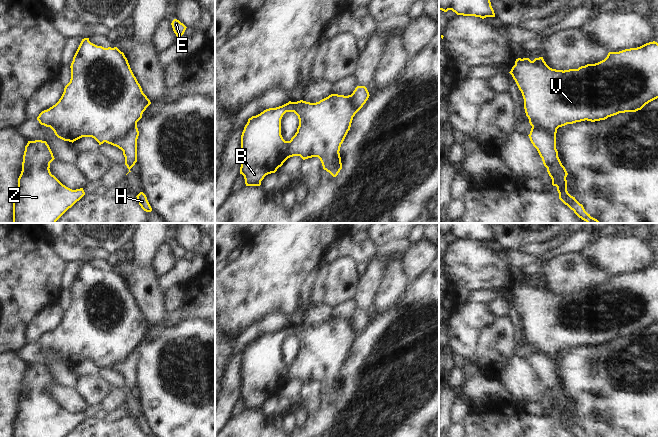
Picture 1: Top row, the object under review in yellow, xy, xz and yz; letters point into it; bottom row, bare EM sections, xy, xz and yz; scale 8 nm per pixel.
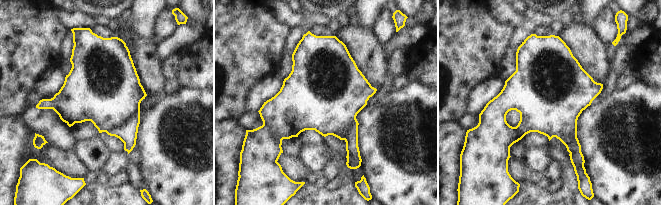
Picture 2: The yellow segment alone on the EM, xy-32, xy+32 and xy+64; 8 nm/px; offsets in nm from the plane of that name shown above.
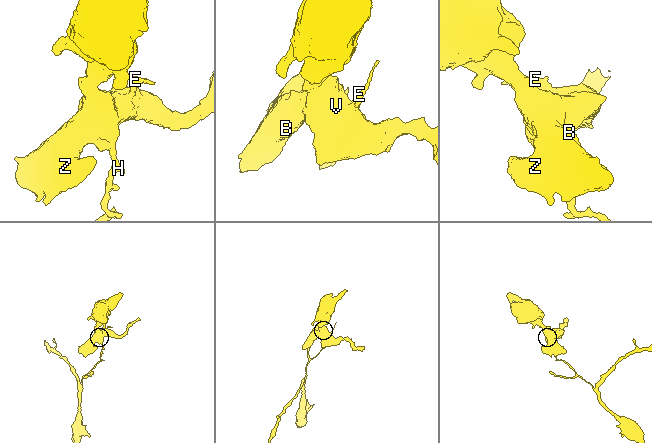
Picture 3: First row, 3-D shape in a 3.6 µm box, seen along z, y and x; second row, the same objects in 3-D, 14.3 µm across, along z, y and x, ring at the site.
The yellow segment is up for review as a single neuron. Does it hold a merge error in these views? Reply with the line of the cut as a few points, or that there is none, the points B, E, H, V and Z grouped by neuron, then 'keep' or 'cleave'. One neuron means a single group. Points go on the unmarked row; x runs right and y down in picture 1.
xy (136, 346), (121, 361), (115, 362), (110, 367) | B E V Z / H | cleave

